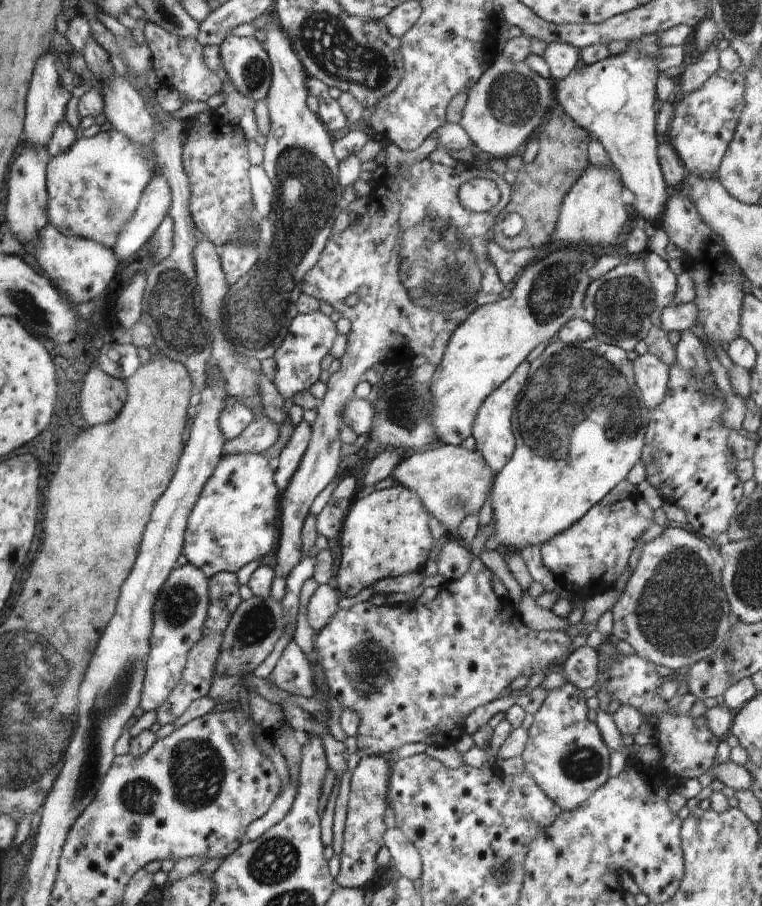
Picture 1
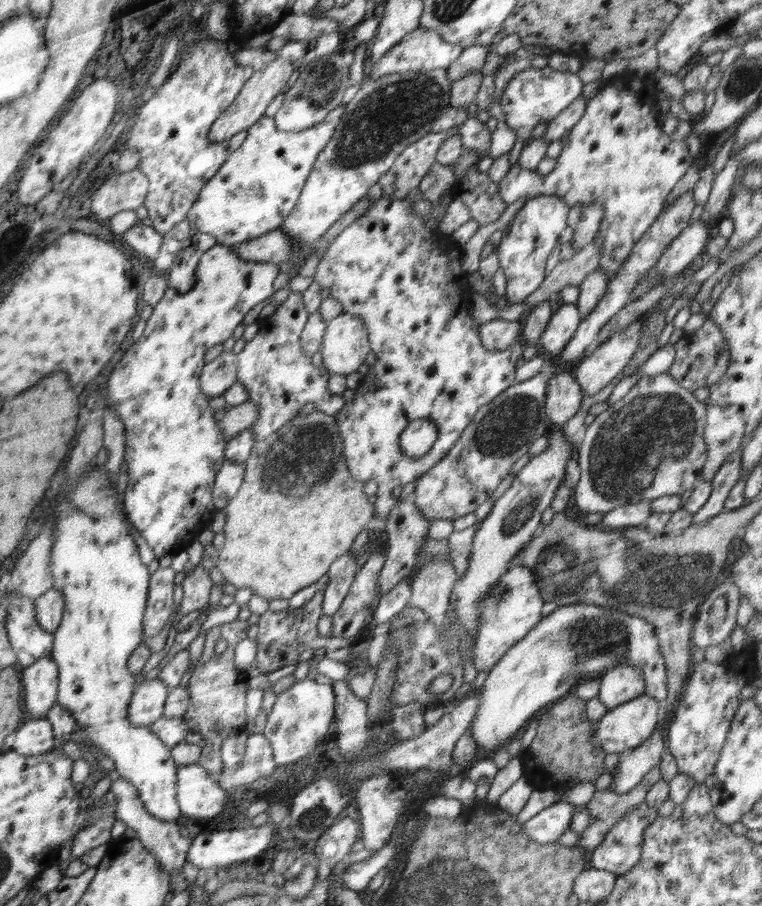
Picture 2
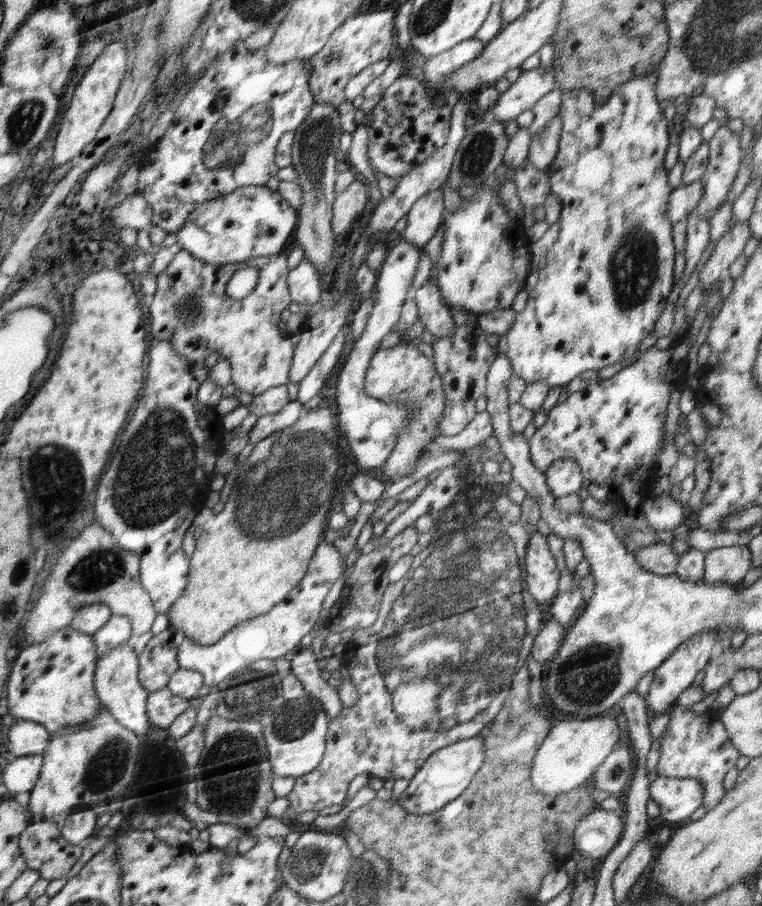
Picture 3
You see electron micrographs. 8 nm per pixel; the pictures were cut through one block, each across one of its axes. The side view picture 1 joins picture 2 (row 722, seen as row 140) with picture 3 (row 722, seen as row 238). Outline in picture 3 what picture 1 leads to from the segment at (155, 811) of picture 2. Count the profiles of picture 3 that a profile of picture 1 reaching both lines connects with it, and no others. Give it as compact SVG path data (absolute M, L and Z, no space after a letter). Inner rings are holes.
M102 703L93 720L88 720L81 726L65 726L52 734L42 754L44 756L42 774L39 775L35 787L29 791L29 811L34 815L34 821L60 825L66 820L67 814L79 805L93 808L100 804L108 804L112 798L120 796L136 768L138 739L134 736L134 732L129 728L124 728L124 725L120 724Z

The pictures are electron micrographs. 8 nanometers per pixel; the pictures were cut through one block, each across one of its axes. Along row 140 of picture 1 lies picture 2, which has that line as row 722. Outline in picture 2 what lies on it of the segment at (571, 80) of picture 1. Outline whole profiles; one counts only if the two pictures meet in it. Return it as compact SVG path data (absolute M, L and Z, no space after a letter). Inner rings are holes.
M640 695L609 711L594 726L593 741L607 755L623 753L640 746L659 726L658 701L646 695Z

